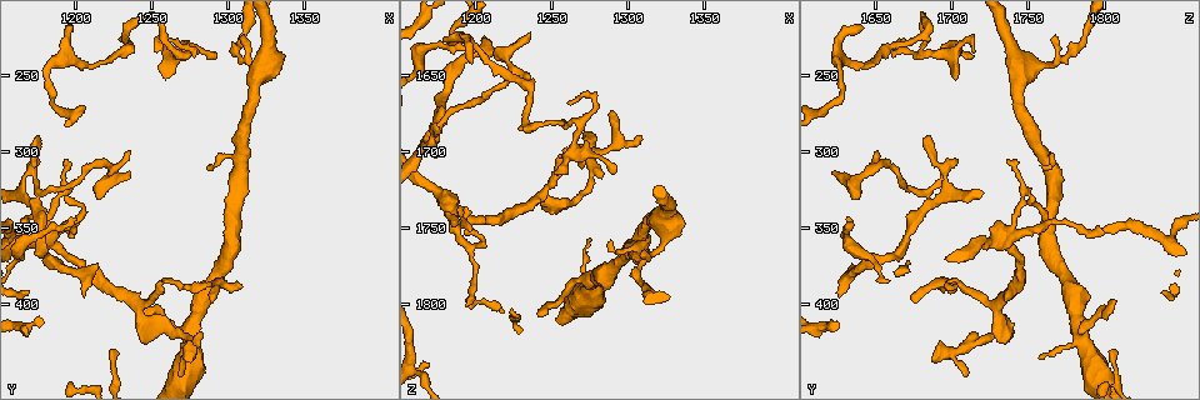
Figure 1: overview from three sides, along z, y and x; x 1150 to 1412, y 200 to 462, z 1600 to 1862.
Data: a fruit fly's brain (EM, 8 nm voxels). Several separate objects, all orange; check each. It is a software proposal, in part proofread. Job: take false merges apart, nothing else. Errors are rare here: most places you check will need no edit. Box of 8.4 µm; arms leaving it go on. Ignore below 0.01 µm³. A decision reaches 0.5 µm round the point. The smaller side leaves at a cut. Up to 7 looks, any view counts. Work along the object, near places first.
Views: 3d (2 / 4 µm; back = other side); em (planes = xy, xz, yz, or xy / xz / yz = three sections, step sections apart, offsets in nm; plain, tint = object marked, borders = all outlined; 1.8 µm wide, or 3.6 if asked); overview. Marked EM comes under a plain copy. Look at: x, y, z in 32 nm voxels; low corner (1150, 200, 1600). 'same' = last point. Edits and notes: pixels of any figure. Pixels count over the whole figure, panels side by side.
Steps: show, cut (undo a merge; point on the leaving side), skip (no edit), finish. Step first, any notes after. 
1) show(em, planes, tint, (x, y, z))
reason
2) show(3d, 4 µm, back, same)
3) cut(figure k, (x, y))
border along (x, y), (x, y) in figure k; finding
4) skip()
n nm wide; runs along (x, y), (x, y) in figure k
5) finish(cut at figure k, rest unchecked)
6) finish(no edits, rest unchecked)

show(em, planes, tint, (1240, 400, 1728))
four-way junction

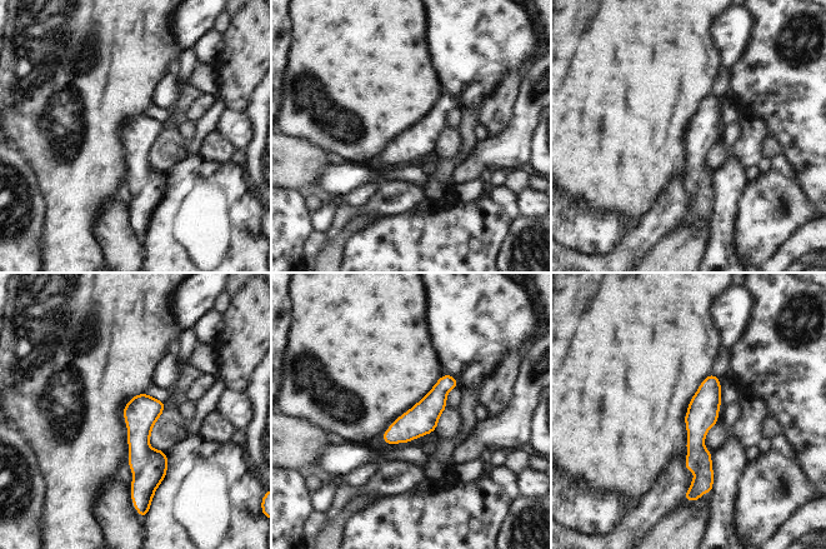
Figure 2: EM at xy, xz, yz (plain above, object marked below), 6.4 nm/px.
skip()
one neuron here

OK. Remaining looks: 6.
show(em, 3.6 µm, planes, tint, (1184, 356, 1736))
sudden change in width

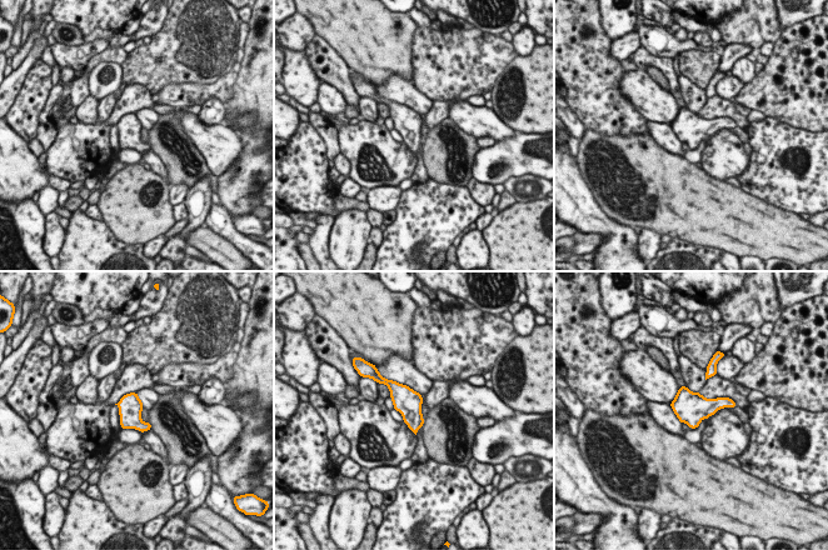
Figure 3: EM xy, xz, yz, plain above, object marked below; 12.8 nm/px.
skip()
300 nm wide; all the same neuron

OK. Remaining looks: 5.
show(3d, 4 µm, (1192, 236, 1626))
sharp bend

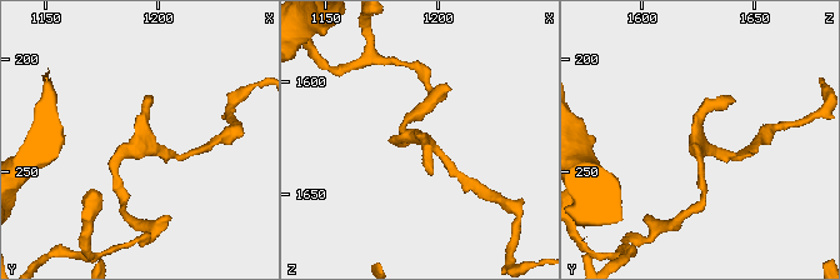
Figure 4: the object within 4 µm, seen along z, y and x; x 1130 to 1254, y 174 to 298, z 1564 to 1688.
show(em, xy, step 8, tint, (1193, 239, 1625))

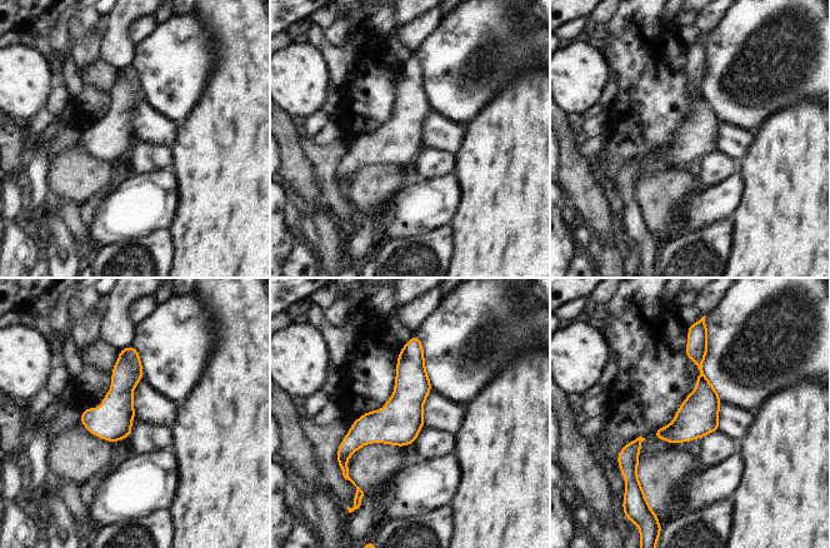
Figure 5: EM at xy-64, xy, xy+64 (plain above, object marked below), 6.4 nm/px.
show(em, planes, borders, same)

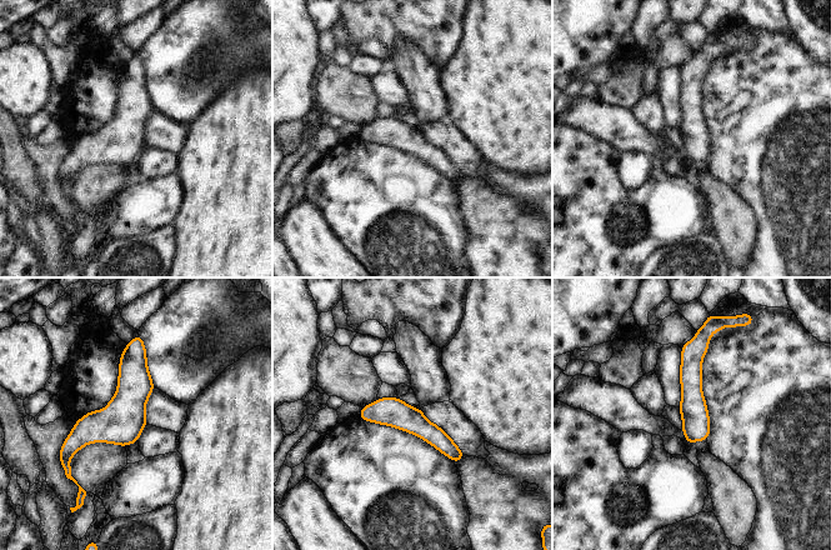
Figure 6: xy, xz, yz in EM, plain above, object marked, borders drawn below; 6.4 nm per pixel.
skip()
runs along (139, 343), (134, 390), (69, 455) in figure 6; continuous, no second neuron

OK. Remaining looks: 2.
finish(no edits, rest unchecked)

